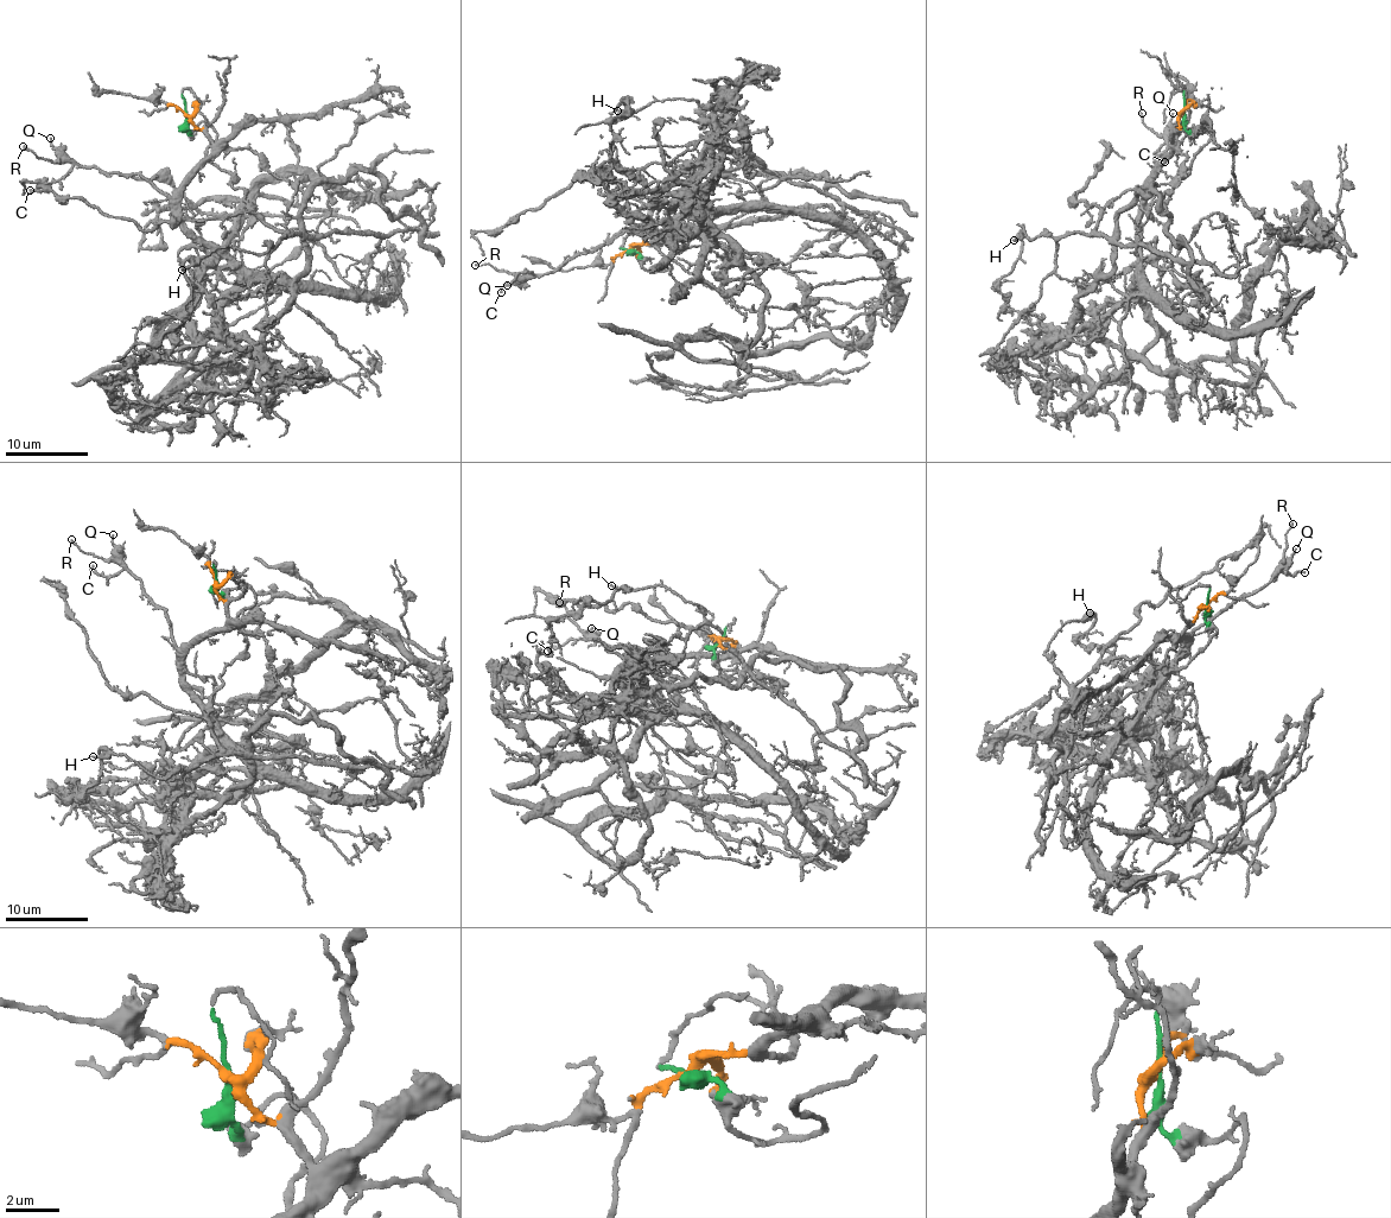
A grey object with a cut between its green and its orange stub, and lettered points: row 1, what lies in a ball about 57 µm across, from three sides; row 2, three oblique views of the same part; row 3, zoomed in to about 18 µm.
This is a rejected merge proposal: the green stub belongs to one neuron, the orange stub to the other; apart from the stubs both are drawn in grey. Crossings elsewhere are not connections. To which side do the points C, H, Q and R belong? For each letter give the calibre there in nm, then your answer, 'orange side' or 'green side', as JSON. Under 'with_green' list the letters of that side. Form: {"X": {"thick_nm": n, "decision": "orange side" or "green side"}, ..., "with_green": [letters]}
{"C": {"thick_nm": 160, "decision": "orange side"}, "H": {"thick_nm": 120, "decision": "green side"}, "Q": {"thick_nm": 120, "decision": "orange side"}, "R": {"thick_nm": 180, "decision": "orange side"}, "with_green": ["H"]}

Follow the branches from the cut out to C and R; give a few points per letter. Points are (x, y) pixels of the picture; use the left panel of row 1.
C: (186, 115), (211, 151), (171, 195), (138, 175), (81, 165), (30, 189)
R: (186, 115), (207, 134), (211, 151), (171, 195), (138, 175), (102, 173), (94, 166), (38, 159), (24, 146)

